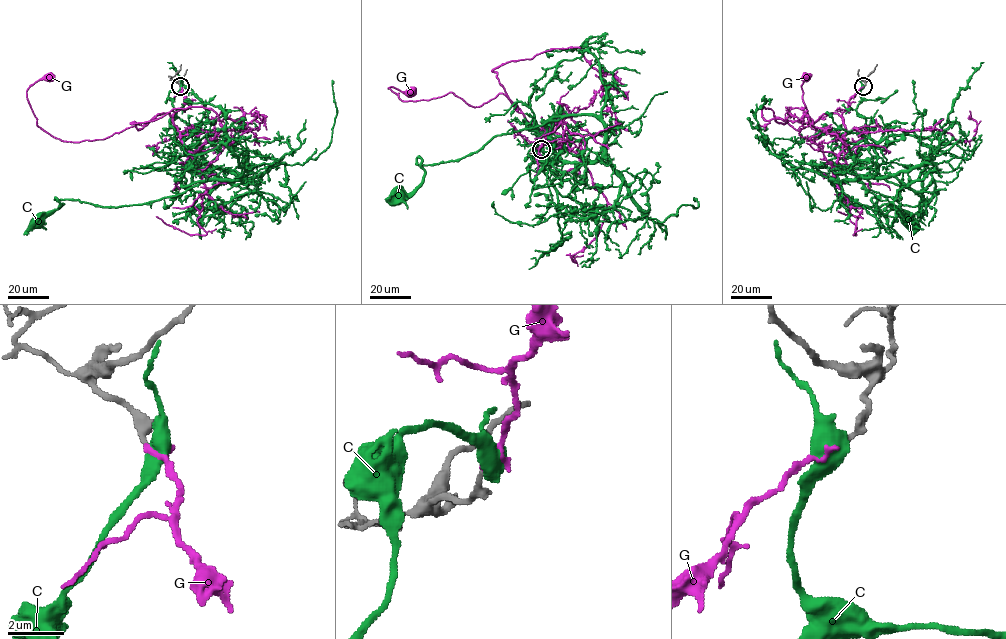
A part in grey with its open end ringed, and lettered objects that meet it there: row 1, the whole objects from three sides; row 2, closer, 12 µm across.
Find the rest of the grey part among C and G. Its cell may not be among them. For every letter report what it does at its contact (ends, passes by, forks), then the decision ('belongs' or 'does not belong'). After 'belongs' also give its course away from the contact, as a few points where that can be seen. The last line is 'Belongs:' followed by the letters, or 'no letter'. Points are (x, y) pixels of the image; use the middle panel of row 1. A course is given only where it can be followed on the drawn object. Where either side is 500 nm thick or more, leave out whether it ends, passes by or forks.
C: does not belong
G: it passes by; belongs; course (541, 149), (545, 133), (502, 93), (474, 107), (451, 92), (428, 100), (402, 101), (388, 88), (410, 90)
Belongs: G

